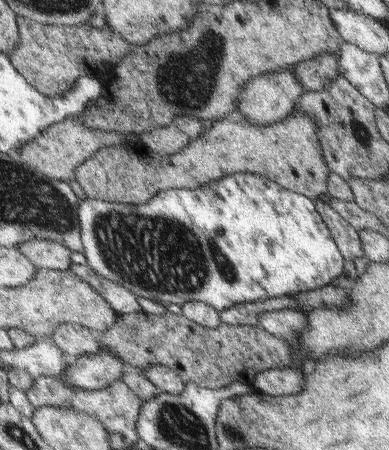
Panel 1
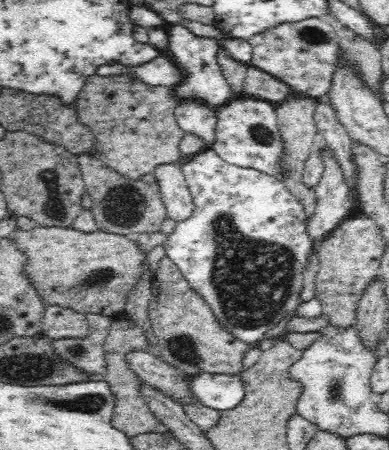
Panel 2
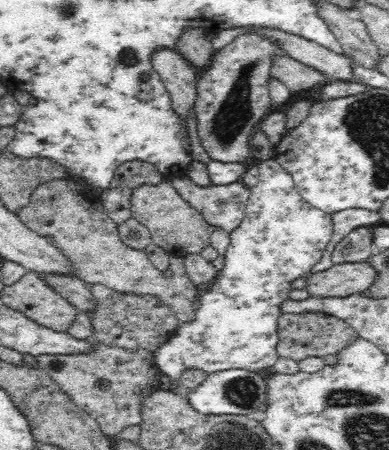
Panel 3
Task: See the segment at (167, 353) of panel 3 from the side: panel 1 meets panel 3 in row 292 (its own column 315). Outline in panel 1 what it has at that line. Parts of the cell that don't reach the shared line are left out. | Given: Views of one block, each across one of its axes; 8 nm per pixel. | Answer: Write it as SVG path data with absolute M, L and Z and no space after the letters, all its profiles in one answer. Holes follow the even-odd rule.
M233 174L233 176L225 176L223 180L209 182L207 186L197 188L197 190L159 192L147 204L139 204L139 206L111 204L111 202L87 200L85 198L85 200L79 202L79 228L81 228L81 242L83 242L81 254L87 258L89 266L97 272L97 276L107 278L113 284L123 286L125 290L129 290L137 298L143 296L143 298L149 298L149 300L159 302L163 306L167 306L167 304L183 306L183 304L191 304L191 302L205 302L205 304L213 306L217 312L223 312L223 310L233 308L237 304L255 304L255 302L275 298L275 296L295 296L295 294L301 294L301 292L315 292L319 288L329 286L329 280L339 278L341 272L343 272L341 254L339 254L335 242L329 238L329 230L323 224L321 216L317 214L311 198L307 198L303 194L295 194L295 192L279 186L277 182L269 180L267 176L261 176L261 174Z

